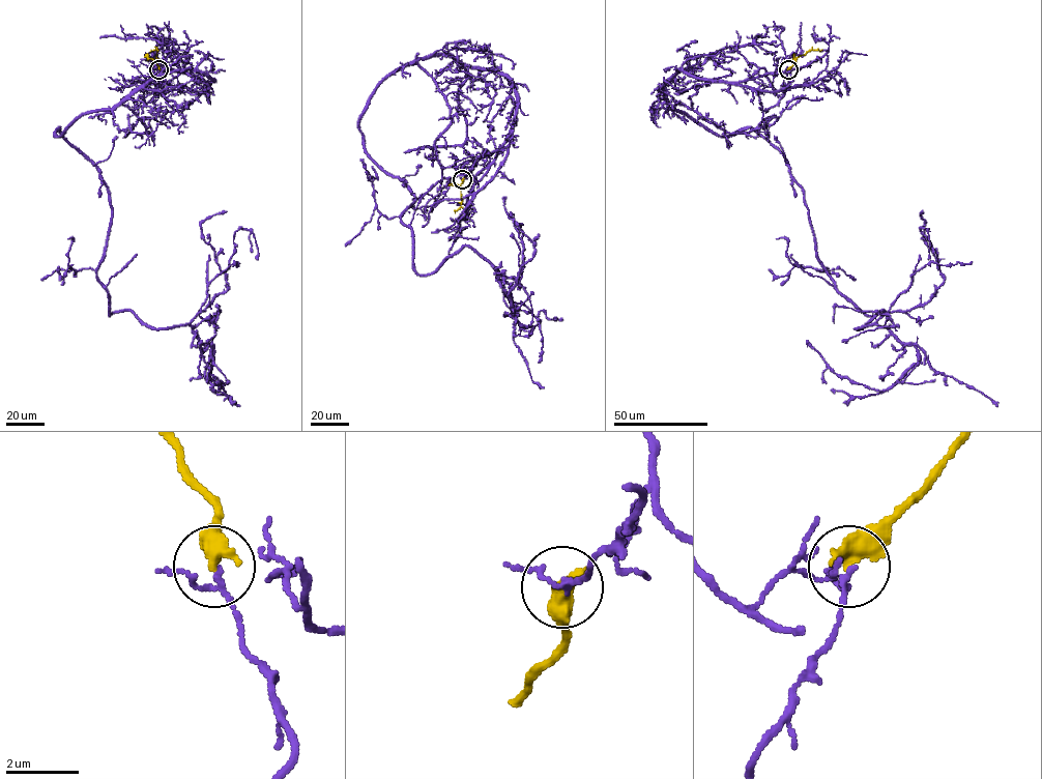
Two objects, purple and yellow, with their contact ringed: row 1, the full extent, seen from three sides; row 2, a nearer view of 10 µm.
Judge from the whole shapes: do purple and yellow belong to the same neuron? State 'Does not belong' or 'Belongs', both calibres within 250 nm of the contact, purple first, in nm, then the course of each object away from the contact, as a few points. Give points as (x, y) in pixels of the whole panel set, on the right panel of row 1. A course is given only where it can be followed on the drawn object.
Does not belong. Thickness 120 nm (purple) against 550 nm. Course of purple: (788, 69), (665, 97), (782, 153), (856, 328), (920, 358), (879, 391), (806, 340). Course of yellow: (788, 69), (797, 58), (811, 50), (819, 51)

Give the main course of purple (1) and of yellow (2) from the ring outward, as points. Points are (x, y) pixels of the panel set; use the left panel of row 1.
1: (158, 69), (181, 111), (212, 81), (55, 134), (110, 194), (109, 315), (191, 325), (218, 391), (201, 340)
2: (158, 69), (157, 50), (150, 51)

